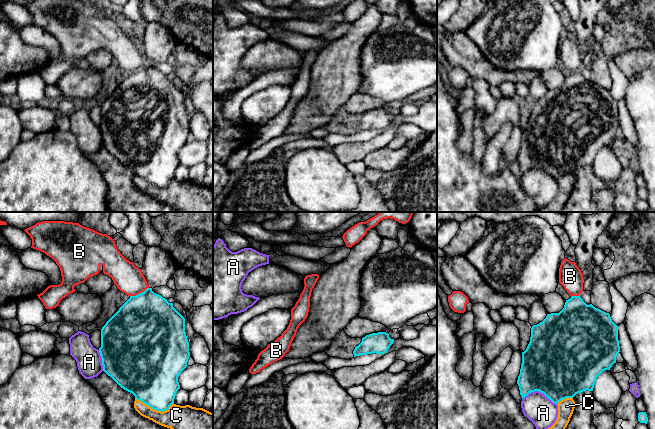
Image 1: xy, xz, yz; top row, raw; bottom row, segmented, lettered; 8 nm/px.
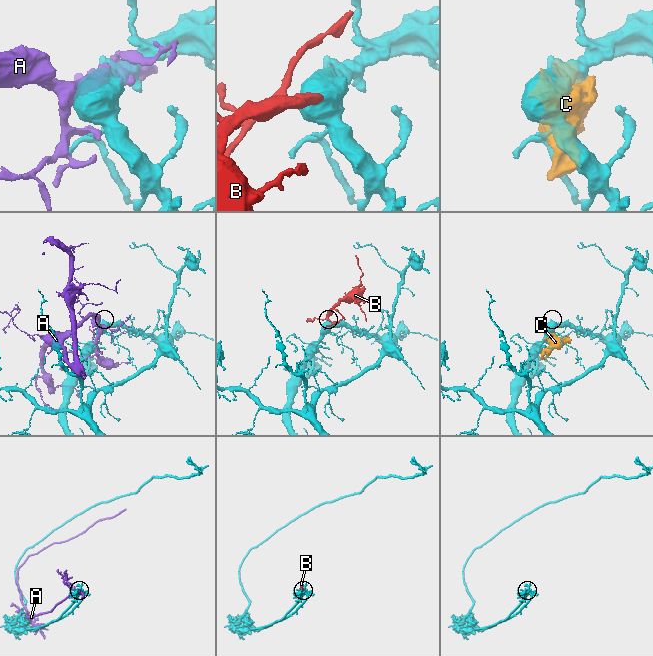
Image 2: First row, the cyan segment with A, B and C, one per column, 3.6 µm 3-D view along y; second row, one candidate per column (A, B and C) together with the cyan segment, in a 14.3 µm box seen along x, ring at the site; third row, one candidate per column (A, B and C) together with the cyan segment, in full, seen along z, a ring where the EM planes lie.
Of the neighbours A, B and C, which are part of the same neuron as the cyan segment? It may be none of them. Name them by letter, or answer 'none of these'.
B

